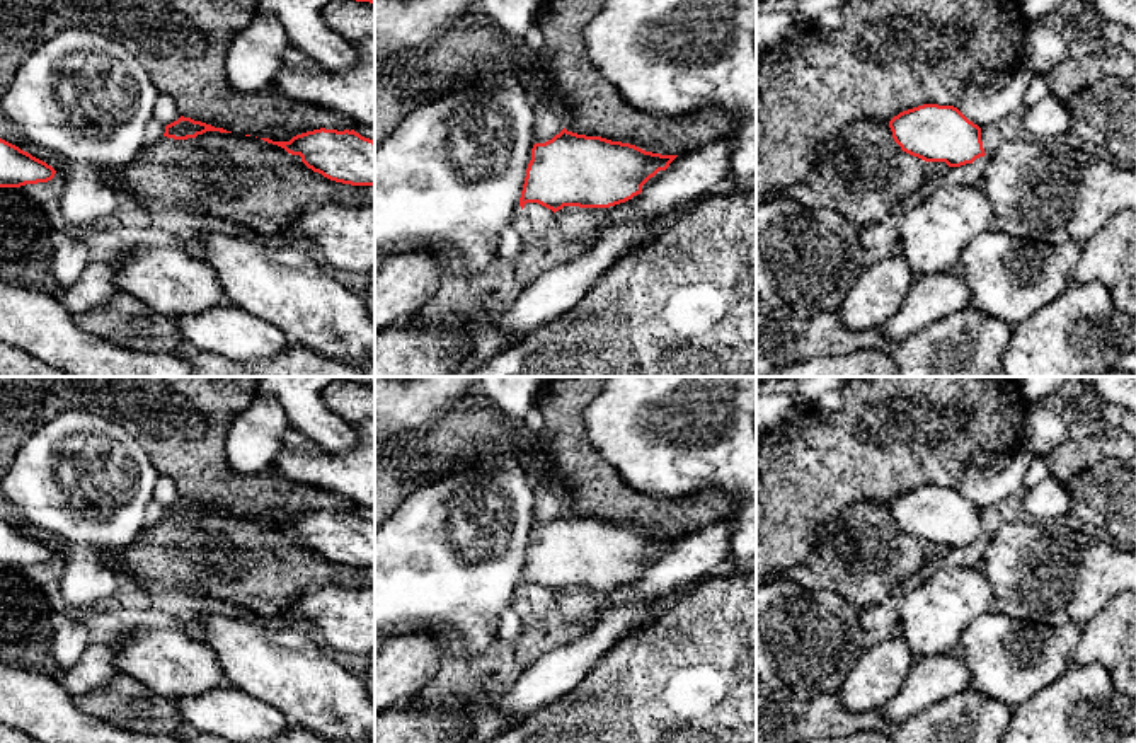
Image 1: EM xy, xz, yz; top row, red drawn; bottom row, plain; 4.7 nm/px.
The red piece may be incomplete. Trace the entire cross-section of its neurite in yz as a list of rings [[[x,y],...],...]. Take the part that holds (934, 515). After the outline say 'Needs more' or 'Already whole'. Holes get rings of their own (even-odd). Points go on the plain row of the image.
[[[923,486],[903,492],[889,510],[903,533],[925,544],[961,549],[986,537],[981,510],[954,487]]]. Already whole

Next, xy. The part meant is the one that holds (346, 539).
[[[320,510],[296,516],[290,523],[261,521],[281,528],[291,537],[300,537],[308,550],[330,562],[375,567],[375,523],[354,511]]]. Already whole

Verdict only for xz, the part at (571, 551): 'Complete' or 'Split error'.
Complete

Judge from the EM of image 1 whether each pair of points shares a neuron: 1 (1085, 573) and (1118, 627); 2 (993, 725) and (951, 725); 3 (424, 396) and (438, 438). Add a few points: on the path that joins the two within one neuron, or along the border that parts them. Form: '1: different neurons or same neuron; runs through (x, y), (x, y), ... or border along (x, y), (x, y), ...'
1: different neurons; border along (1118, 592), (1082, 626)
2: same neuron; runs through (983, 725), (961, 725)
3: different neurons; border along (465, 401), (428, 430), (395, 438)

